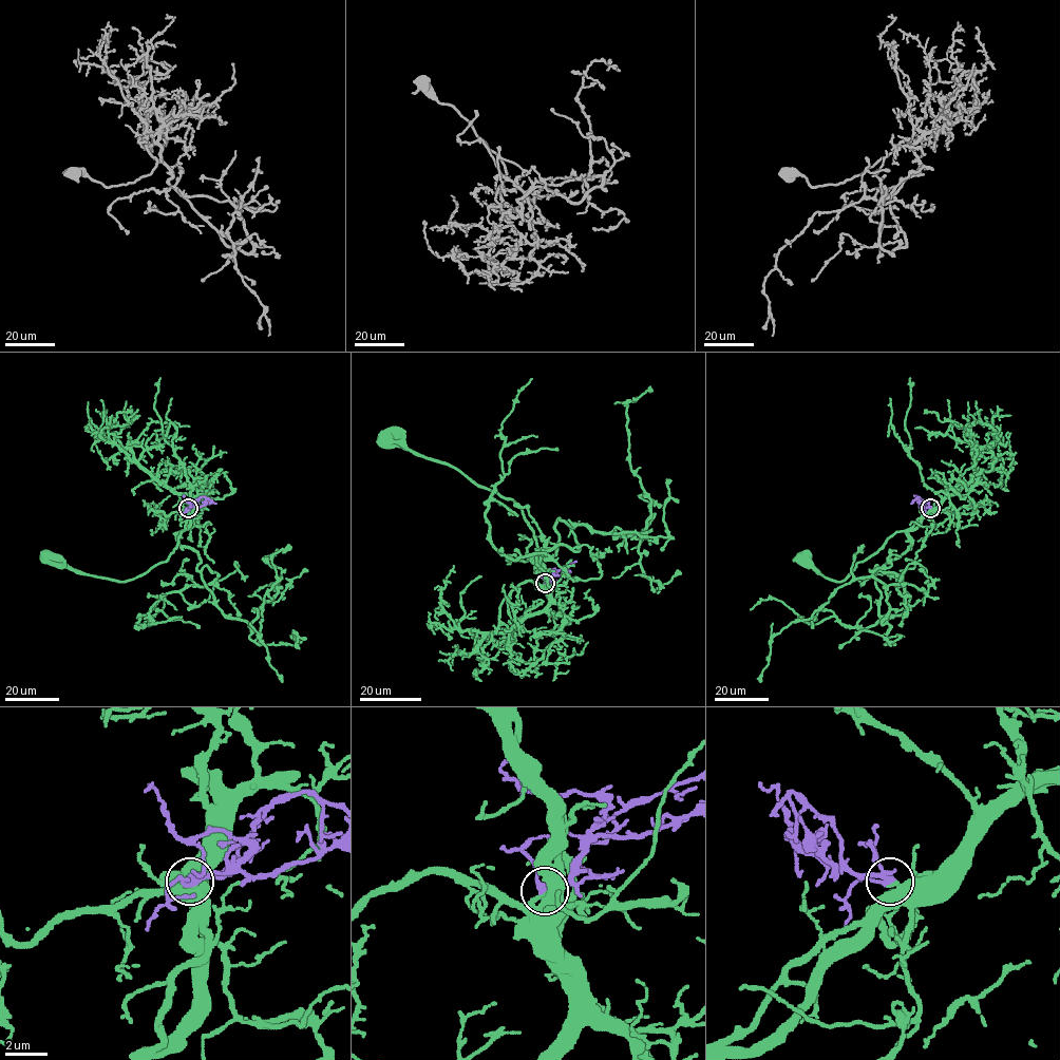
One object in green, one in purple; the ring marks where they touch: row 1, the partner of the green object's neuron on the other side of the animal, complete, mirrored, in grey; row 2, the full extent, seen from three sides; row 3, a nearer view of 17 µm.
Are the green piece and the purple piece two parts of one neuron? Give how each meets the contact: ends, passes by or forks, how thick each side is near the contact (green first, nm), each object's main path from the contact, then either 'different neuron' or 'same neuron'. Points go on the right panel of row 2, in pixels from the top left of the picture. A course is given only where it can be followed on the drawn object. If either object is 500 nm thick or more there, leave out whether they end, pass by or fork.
550 nm thick on the green side, 360 nm on the other; green runs (930, 508), (911, 527), (895, 531), (874, 553), (858, 562), (841, 581), (827, 579), (807, 555); purple runs (930, 508), (919, 496), (911, 503); same neuron

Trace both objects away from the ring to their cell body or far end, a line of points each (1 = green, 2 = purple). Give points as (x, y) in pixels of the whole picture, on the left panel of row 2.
1: (188, 508), (190, 517), (168, 559), (133, 579), (112, 580), (88, 574), (49, 555)
2: (188, 508), (203, 496), (216, 503)

